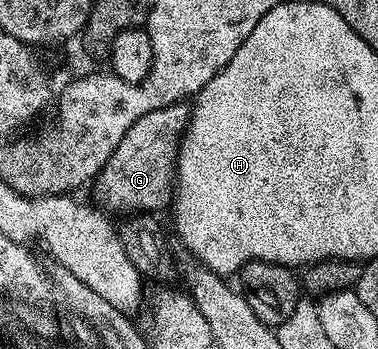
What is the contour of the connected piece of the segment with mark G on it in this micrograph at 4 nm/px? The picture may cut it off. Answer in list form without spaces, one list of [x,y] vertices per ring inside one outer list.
[[[176,102],[154,112],[146,112],[142,120],[134,120],[122,136],[118,148],[106,160],[106,164],[94,179],[95,201],[105,211],[117,210],[120,216],[135,216],[141,212],[157,212],[174,198],[176,154],[180,151],[180,139],[188,127],[190,110],[184,102]]]

